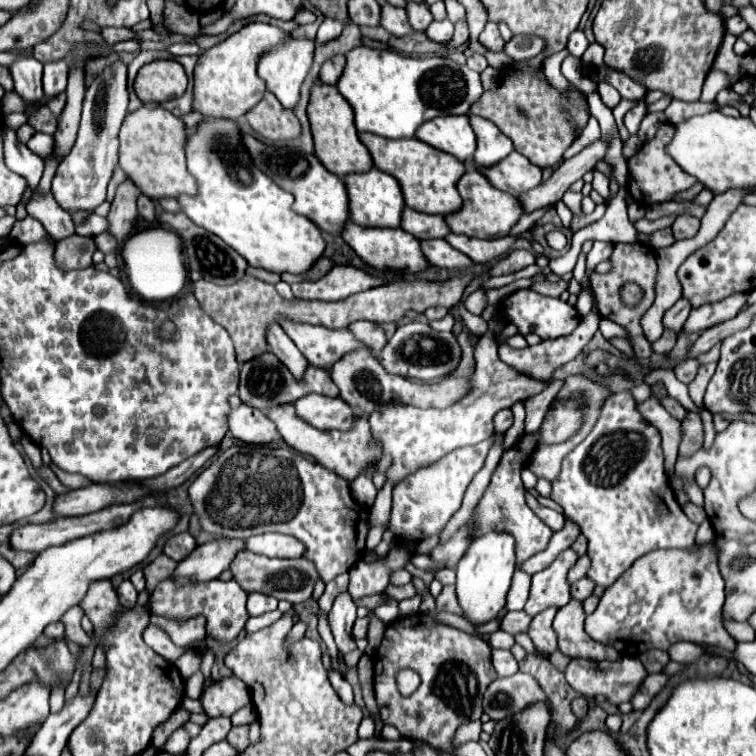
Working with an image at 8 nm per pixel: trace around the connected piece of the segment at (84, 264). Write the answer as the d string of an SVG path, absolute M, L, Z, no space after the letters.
M73 234L73 236L57 242L55 260L57 260L57 266L63 270L89 268L93 264L91 256L95 250L97 250L97 244L93 238Z

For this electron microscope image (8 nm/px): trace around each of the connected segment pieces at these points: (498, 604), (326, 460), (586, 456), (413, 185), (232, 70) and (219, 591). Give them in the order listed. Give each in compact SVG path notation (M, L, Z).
M487 532L473 540L465 556L457 564L457 600L463 610L463 618L473 626L483 626L505 608L505 596L515 572L515 540L505 532Z
M291 406L271 408L271 412L265 412L265 414L277 424L277 430L279 430L281 438L287 442L287 446L291 446L293 450L297 450L301 454L309 454L311 458L315 458L317 464L323 464L327 470L335 472L337 476L347 478L349 482L353 482L357 476L361 476L363 468L367 468L367 464L377 464L383 456L383 452L379 452L379 444L375 444L375 440L371 440L369 422L363 416L357 418L353 430L349 430L349 432L338 430L329 432L317 430L299 416L295 416L295 410Z
M631 392L611 394L605 400L601 418L593 426L591 434L573 452L569 452L569 456L563 458L563 468L557 482L553 482L551 498L563 506L569 520L581 526L583 536L589 540L591 556L591 570L587 576L595 584L601 584L605 588L611 586L637 558L647 552L659 548L691 548L696 544L697 524L683 514L667 482L667 474L663 468L661 434L639 414L637 402Z
M359 132L359 140L367 146L373 158L373 166L391 174L405 196L405 206L415 208L417 212L427 214L441 214L447 216L449 212L457 212L461 208L461 196L457 192L457 180L465 174L465 164L459 162L455 156L445 154L425 142L411 138L411 140L383 140L383 136L371 136L371 132Z
M255 22L247 24L221 44L205 50L199 56L193 72L193 110L201 112L205 118L219 116L229 120L237 120L249 112L265 94L265 82L257 76L257 58L285 38L287 34L279 28Z
M165 578L155 586L155 590L151 594L149 614L163 616L169 620L179 620L179 622L203 616L207 620L207 624L205 624L207 636L215 638L217 642L229 644L231 640L235 640L239 636L239 632L245 628L245 624L249 620L249 612L245 608L245 602L247 602L247 592L243 592L243 588L239 588L239 584L235 580L223 582L223 580L215 578L209 582L179 584L177 580Z

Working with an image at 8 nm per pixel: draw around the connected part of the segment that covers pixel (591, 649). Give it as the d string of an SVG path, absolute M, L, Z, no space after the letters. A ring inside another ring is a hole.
M571 600L563 606L553 620L553 628L559 636L559 650L569 658L589 658L589 660L621 660L621 654L615 648L607 648L591 640L585 630L585 612L579 600Z

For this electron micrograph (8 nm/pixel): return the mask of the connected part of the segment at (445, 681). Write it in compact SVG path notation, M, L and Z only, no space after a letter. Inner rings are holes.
M421 612L397 618L387 626L373 662L375 700L379 704L381 720L395 726L401 736L425 740L445 752L453 752L451 740L463 722L481 718L483 692L497 678L491 664L491 648L485 640L437 622L429 614L421 616ZM401 668L411 668L421 676L419 688L409 698L403 698L395 684L395 674Z

